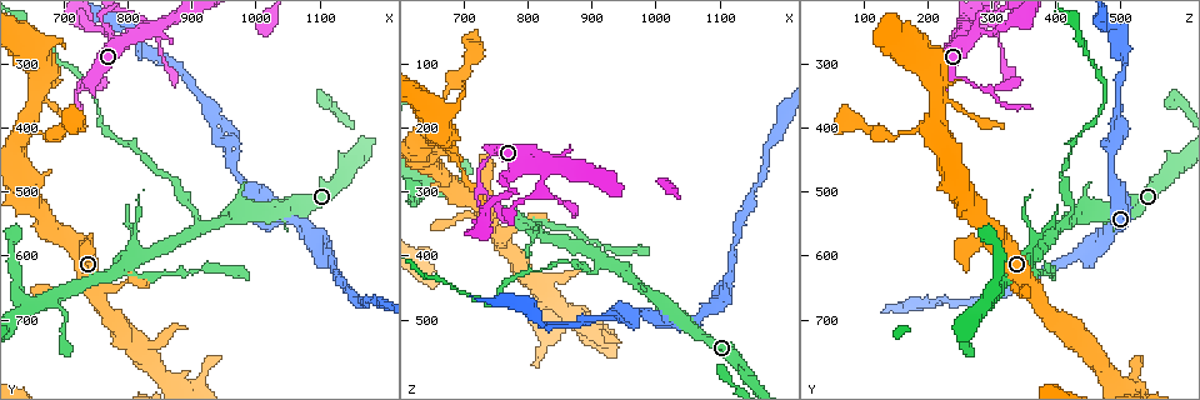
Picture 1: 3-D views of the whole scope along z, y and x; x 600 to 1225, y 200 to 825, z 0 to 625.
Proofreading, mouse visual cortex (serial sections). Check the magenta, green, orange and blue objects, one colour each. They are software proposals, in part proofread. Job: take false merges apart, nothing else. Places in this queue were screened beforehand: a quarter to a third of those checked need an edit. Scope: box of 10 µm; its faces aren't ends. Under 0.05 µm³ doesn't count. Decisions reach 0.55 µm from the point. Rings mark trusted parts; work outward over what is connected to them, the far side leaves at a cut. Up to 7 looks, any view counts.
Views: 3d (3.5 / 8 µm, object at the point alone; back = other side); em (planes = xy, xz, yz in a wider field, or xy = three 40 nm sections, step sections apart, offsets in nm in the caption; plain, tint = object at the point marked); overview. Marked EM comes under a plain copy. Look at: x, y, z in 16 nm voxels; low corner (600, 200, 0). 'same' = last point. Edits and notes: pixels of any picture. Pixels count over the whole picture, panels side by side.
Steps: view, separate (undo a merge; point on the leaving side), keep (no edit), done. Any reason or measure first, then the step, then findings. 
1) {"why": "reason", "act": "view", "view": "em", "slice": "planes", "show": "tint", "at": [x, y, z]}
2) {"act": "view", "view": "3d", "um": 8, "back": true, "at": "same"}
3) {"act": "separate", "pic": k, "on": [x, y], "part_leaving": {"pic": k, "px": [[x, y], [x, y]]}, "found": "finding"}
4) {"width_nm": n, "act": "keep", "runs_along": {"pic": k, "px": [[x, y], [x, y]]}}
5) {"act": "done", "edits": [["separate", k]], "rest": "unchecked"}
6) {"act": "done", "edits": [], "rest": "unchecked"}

{"why": "sharp bend", "act": "view", "view": "3d", "um": 3.5, "at": [1080, 560, 480]}

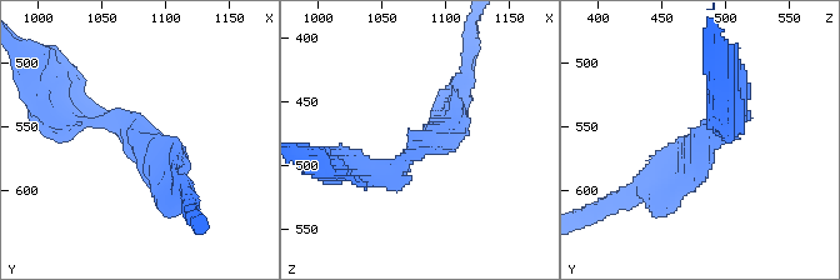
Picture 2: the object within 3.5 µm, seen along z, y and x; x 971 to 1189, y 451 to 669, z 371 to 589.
{"why": "need the tissue", "act": "view", "view": "em", "slice": "xy", "step": 2, "show": "tint", "at": [1078, 558, 482]}

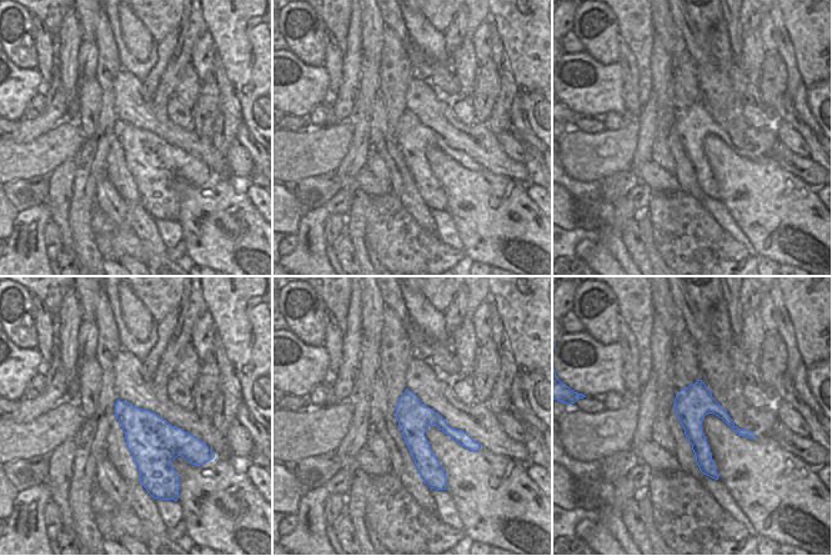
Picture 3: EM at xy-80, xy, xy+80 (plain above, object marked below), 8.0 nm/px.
{"act": "keep", "runs_along": {"pic": 3, "px": [[700, 384], [695, 435], [713, 474]]}, "found": "all the same cell"}

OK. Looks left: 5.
{"why": "three-way junction", "act": "view", "view": "3d", "um": 3.5, "at": [915, 555, 410]}

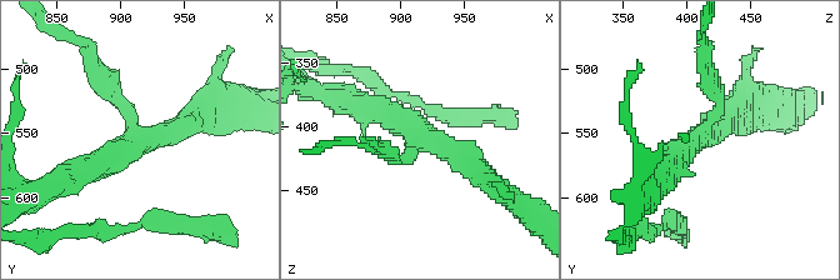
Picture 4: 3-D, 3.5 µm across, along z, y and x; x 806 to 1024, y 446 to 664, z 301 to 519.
{"why": "now the EM", "act": "view", "view": "em", "slice": "xy", "step": 5, "show": "tint", "at": [916, 554, 408]}

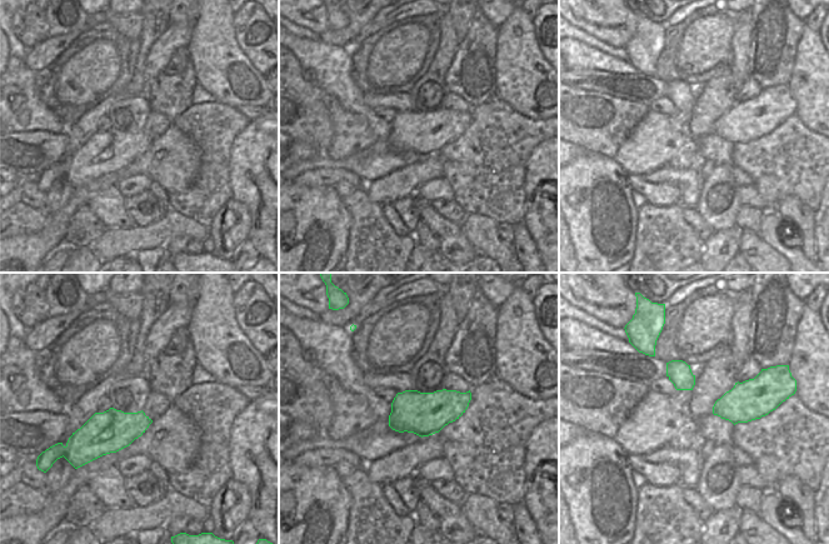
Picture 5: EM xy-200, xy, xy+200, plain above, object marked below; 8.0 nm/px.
{"width_nm": 340, "act": "separate", "pic": 4, "on": [709, 85], "part_leaving": {"pic": 4, "px": [[718, 114], [701, 33]]}, "found": "two cells meet here"}

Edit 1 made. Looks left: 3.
{"why": "redraw", "act": "view", "view": "overview"}

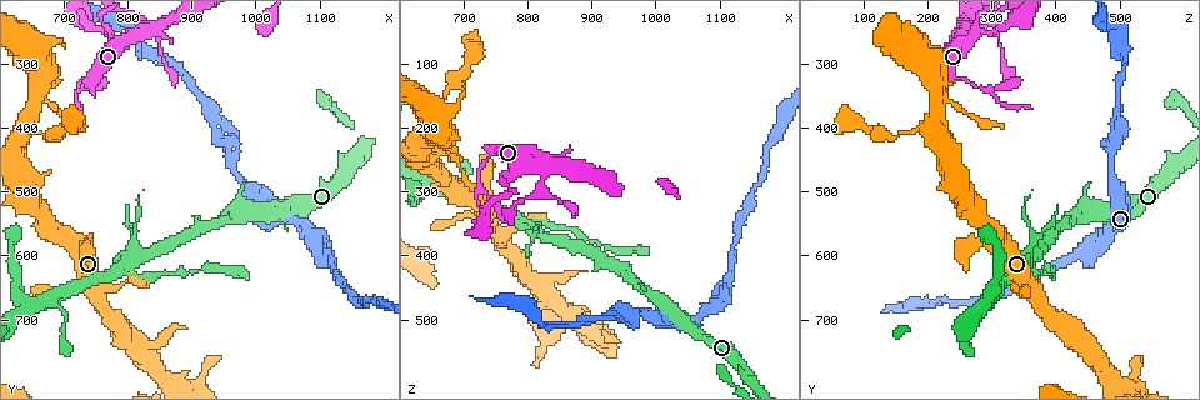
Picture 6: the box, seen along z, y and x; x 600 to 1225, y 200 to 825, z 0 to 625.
{"why": "thick turns thin", "act": "view", "view": "3d", "um": 3.5, "at": [795, 615, 350]}

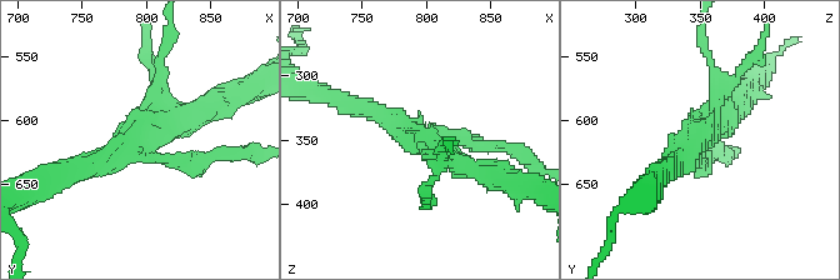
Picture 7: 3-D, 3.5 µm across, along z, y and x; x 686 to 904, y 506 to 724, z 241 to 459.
{"arms": 3, "arm_widths_nm": [200, 250, 250], "act": "view", "view": "em", "slice": "xy", "step": 3, "show": "tint", "at": [796, 610, 354]}

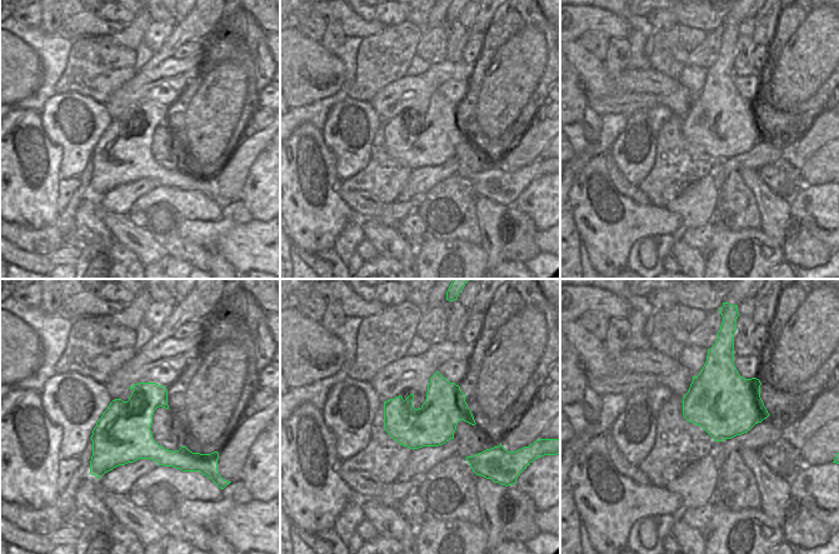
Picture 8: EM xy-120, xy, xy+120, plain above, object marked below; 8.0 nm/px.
{"act": "keep", "runs_along": {"pic": 7, "px": [[490, 173], [460, 166], [356, 106]]}, "found": "one cell here"}

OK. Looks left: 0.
{"act": "done", "edits": [["separate", 4]], "rest": "unchecked"}

